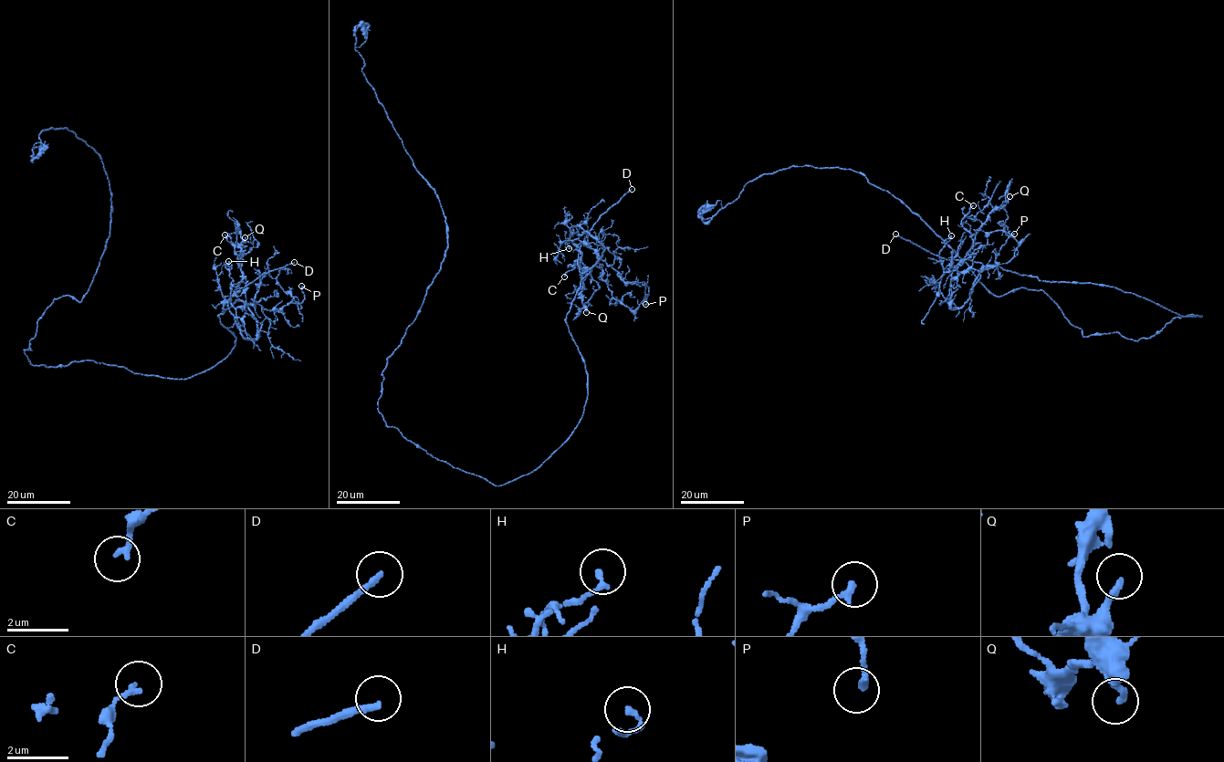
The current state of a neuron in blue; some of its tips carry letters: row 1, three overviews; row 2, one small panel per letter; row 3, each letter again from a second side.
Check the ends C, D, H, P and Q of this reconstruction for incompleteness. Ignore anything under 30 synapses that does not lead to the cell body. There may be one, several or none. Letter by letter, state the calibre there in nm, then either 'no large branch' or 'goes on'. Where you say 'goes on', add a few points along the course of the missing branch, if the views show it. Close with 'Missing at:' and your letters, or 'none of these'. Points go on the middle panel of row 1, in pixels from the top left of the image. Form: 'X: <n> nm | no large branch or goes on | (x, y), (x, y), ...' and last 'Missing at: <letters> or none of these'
C: 180 nm | no large branch
D: 200 nm | goes on | (632, 189), (640, 178), (632, 172), (604, 170), (591, 176)
H: 180 nm | no large branch
P: 240 nm | no large branch
Q: 200 nm | goes on | (586, 312), (613, 329), (643, 331)
Missing at: D, Q

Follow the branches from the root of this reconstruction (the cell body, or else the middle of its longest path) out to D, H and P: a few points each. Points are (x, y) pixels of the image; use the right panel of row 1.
D: (1166, 324), (1202, 316), (1178, 315), (1114, 287), (1047, 282), (997, 266), (947, 260), (895, 234)
H: (1166, 324), (1202, 316), (988, 265), (957, 307), (939, 289), (951, 235)
P: (1166, 324), (1202, 316), (997, 266), (980, 271), (963, 306), (950, 302), (953, 278), (995, 266), (1014, 234)

